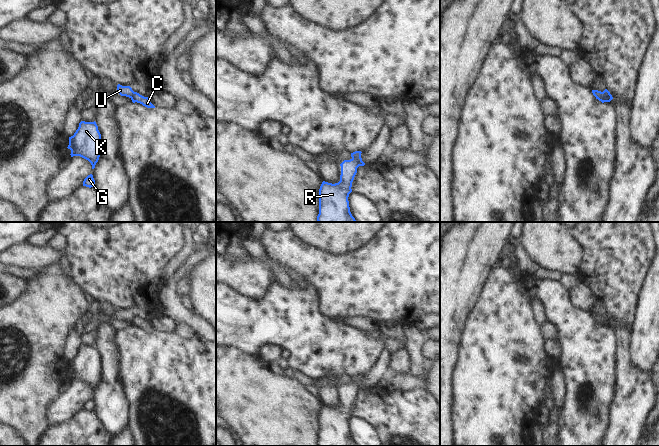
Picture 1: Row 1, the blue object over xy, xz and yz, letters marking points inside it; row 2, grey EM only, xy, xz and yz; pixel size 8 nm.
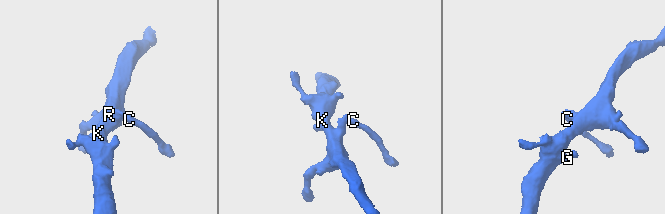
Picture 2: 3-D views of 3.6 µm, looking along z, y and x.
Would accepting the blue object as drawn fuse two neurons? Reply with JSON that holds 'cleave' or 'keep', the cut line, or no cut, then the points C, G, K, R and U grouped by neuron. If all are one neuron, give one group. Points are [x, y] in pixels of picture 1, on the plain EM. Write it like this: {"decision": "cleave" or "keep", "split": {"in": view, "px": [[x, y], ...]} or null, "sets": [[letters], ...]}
{"decision": "cleave", "split": {"in": "xz", "px": [[352, 382], [359, 389]]}, "sets": [["C"], ["G", "K", "R", "U"]]}

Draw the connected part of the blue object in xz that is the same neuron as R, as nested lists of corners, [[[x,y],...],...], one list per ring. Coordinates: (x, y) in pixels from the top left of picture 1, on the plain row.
[[[344,384],[338,407],[323,405],[319,413],[318,446],[357,446],[352,440],[348,421],[359,388],[356,384]]]

